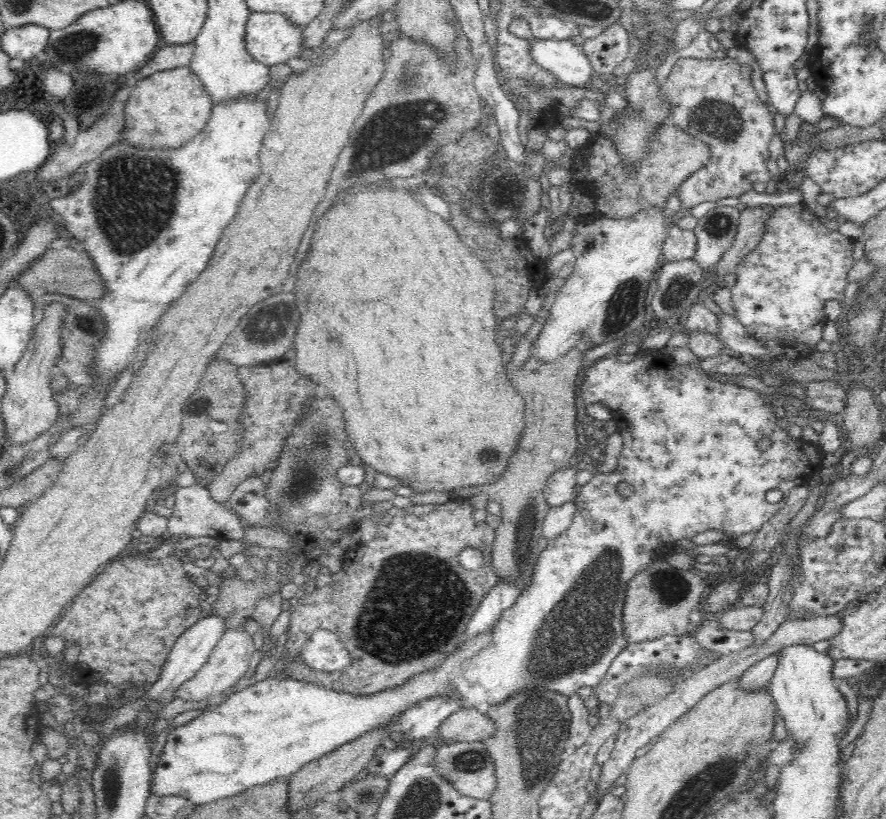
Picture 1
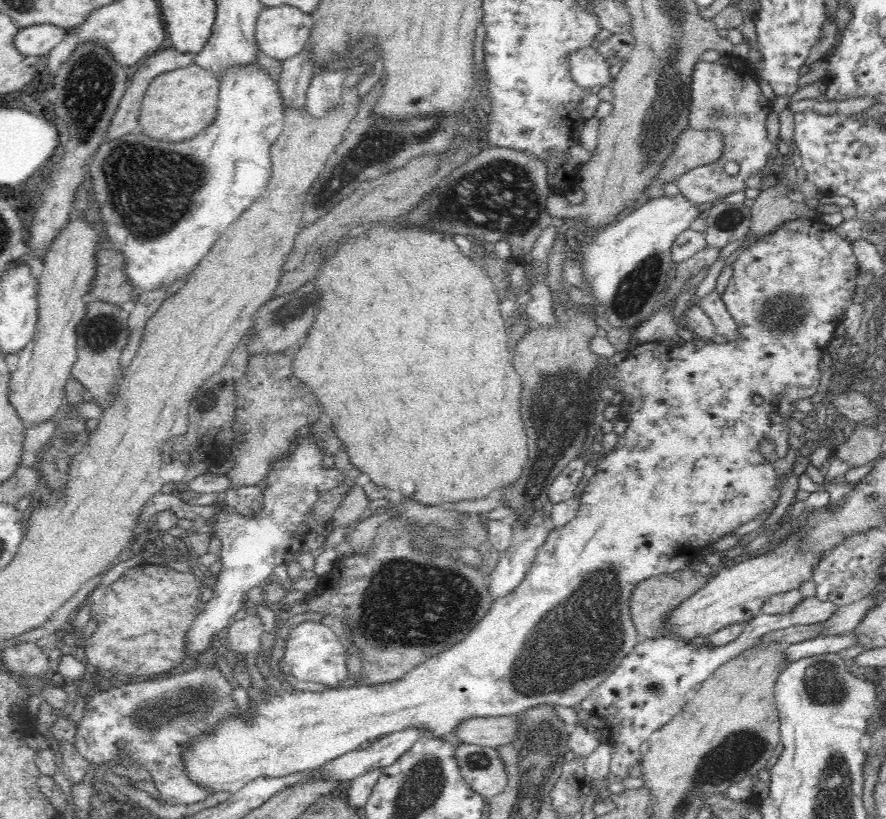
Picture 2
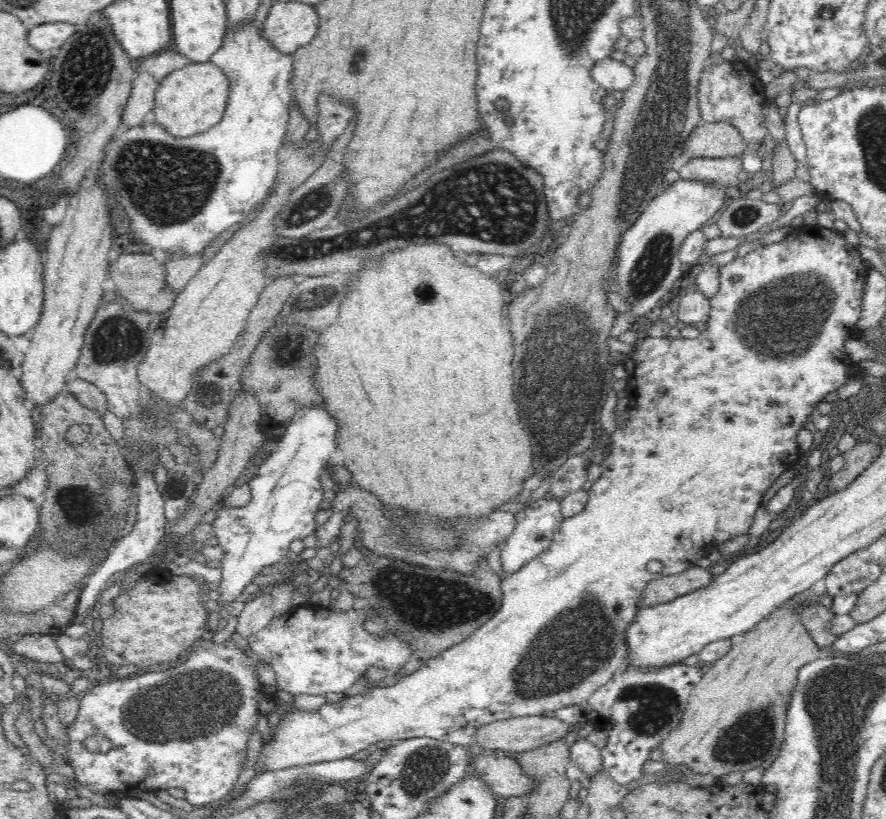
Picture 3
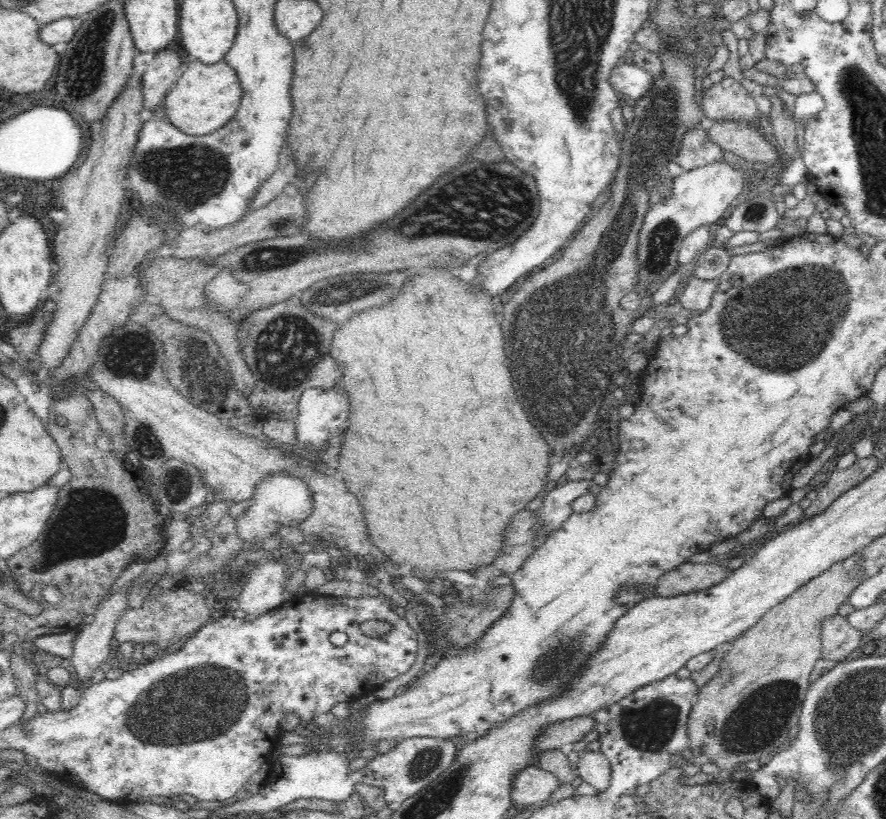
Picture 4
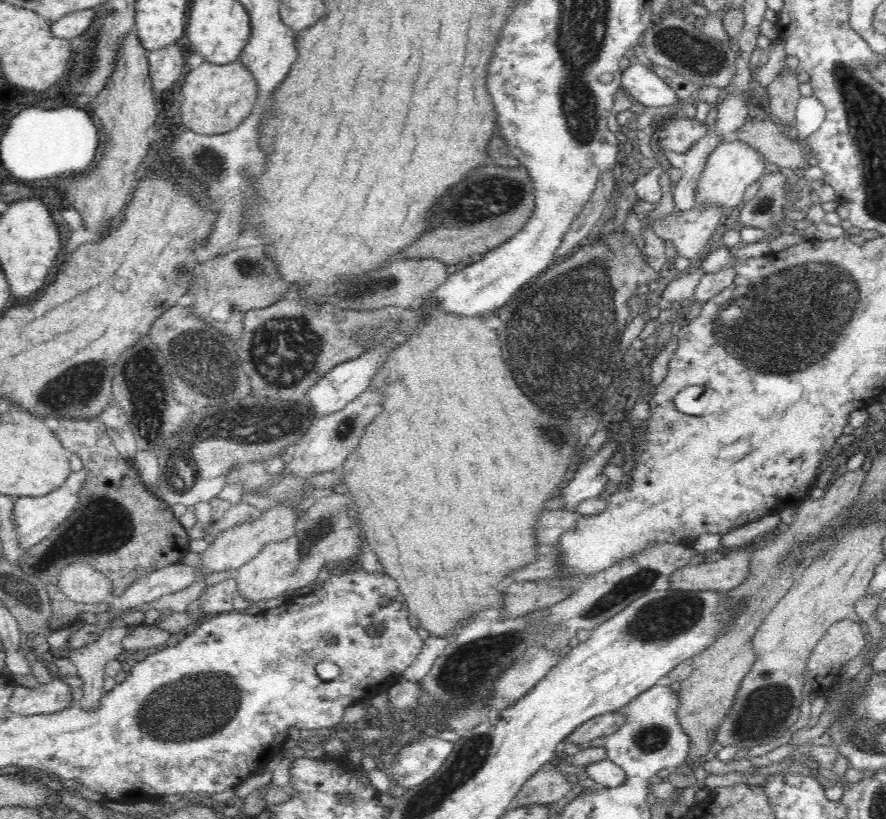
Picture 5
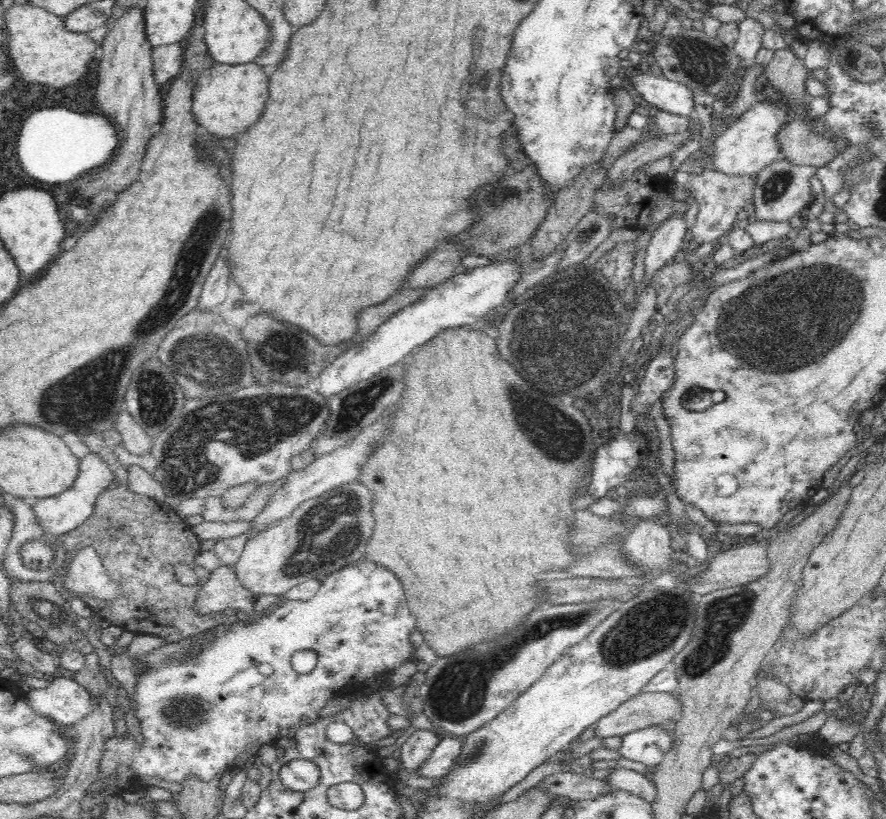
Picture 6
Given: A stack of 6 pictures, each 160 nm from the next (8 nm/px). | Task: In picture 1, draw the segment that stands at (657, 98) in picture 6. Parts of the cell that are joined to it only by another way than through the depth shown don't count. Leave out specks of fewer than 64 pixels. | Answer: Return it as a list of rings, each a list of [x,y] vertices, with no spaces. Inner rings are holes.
[[[529,39],[530,56],[544,70],[549,70],[566,86],[589,89],[590,79],[596,77],[589,58],[569,40]]]

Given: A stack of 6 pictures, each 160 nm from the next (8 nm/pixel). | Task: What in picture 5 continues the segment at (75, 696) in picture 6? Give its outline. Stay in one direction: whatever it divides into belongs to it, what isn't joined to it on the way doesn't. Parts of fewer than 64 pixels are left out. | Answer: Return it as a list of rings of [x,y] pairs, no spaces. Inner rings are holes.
[[[52,680],[36,688],[15,684],[7,709],[14,714],[50,714],[70,707],[71,688],[63,680]]]

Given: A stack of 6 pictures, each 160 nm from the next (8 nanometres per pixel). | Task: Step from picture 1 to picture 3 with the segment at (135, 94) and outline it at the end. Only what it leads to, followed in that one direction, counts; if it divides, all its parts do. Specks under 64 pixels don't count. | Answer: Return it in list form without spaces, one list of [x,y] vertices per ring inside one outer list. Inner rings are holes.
[[[210,61],[188,63],[162,79],[155,92],[155,103],[149,120],[157,121],[168,134],[184,138],[206,132],[222,120],[229,97],[227,76]]]

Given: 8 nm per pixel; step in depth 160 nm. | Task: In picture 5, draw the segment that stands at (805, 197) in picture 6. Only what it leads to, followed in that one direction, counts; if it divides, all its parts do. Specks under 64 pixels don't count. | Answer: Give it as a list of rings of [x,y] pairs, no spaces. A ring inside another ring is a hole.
[[[770,168],[760,180],[760,190],[755,197],[745,202],[740,209],[739,220],[735,224],[736,229],[744,227],[766,229],[776,221],[784,219],[784,205],[790,207],[790,194],[786,196],[791,188],[786,186],[786,178],[778,169]]]

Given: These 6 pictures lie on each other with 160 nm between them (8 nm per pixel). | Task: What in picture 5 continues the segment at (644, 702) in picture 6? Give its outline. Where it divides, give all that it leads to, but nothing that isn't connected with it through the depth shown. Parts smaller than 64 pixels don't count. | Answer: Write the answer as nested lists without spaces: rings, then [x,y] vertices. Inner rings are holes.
[[[621,712],[606,713],[593,719],[584,721],[578,728],[574,729],[562,742],[562,744],[579,745],[589,742],[594,738],[605,737],[607,734],[615,733],[625,723]]]

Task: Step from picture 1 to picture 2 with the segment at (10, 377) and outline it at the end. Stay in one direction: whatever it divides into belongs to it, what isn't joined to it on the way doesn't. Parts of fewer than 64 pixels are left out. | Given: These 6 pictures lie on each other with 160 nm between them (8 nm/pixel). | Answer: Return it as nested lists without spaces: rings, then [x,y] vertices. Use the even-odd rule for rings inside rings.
[[[72,216],[60,234],[56,235],[44,254],[43,271],[41,273],[40,288],[37,296],[38,322],[32,340],[20,350],[18,355],[17,370],[12,373],[10,380],[10,403],[14,411],[20,416],[23,425],[28,428],[30,424],[50,421],[64,406],[65,390],[68,378],[71,376],[72,365],[77,359],[77,332],[80,322],[86,314],[87,295],[95,277],[97,260],[95,254],[101,248],[96,227],[85,217],[75,219]]]

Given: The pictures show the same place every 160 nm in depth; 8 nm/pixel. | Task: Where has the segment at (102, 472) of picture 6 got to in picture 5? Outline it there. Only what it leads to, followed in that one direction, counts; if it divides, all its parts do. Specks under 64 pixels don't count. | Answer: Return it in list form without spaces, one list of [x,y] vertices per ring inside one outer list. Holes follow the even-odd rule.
[[[85,470],[74,471],[68,478],[52,492],[44,496],[23,496],[17,497],[14,502],[14,524],[17,532],[17,541],[24,549],[36,546],[42,539],[45,539],[52,530],[64,523],[70,514],[78,508],[78,492],[85,485],[87,472]]]

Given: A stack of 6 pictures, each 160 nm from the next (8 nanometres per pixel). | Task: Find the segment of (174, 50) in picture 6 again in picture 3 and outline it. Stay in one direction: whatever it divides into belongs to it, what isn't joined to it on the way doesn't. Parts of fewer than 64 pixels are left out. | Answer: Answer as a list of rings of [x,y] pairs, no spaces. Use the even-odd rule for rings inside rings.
[[[162,50],[160,53],[144,57],[135,70],[137,75],[121,122],[134,127],[149,120],[155,103],[155,92],[162,79],[187,64],[187,56],[175,51]]]

